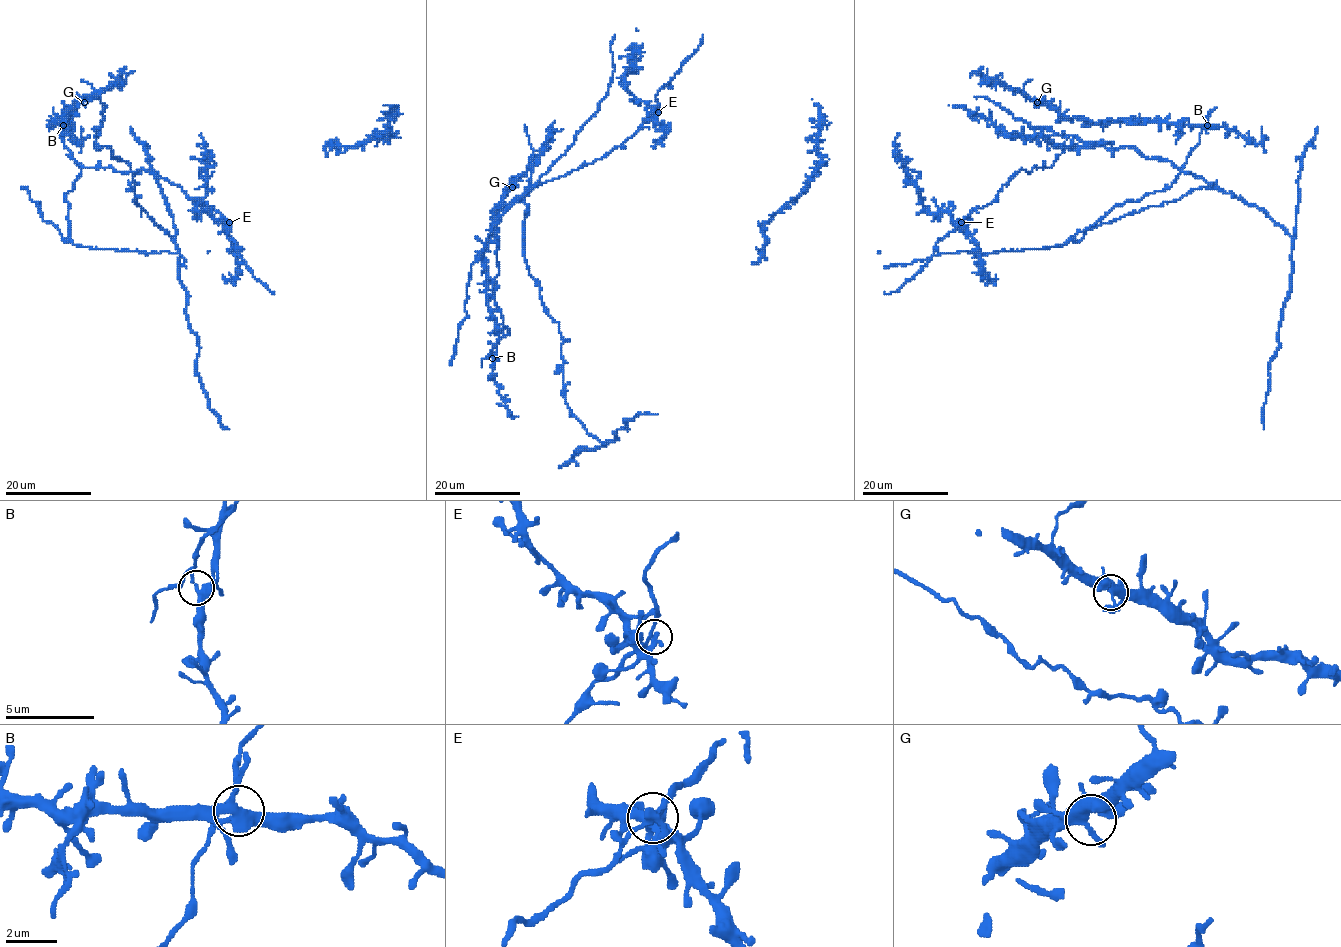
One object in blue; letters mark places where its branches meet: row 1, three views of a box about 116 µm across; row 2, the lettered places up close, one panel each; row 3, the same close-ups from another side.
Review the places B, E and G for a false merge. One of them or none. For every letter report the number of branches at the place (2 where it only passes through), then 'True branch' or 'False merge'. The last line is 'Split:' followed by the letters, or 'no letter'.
B: Branches: 4. True branch
E: Branches: 4. True branch
G: Branches: 4. True branch
Split: no letter

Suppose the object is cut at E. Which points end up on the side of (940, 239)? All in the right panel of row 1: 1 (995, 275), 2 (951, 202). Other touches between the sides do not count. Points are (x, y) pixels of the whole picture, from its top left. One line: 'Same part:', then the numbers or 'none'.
Same part: none

